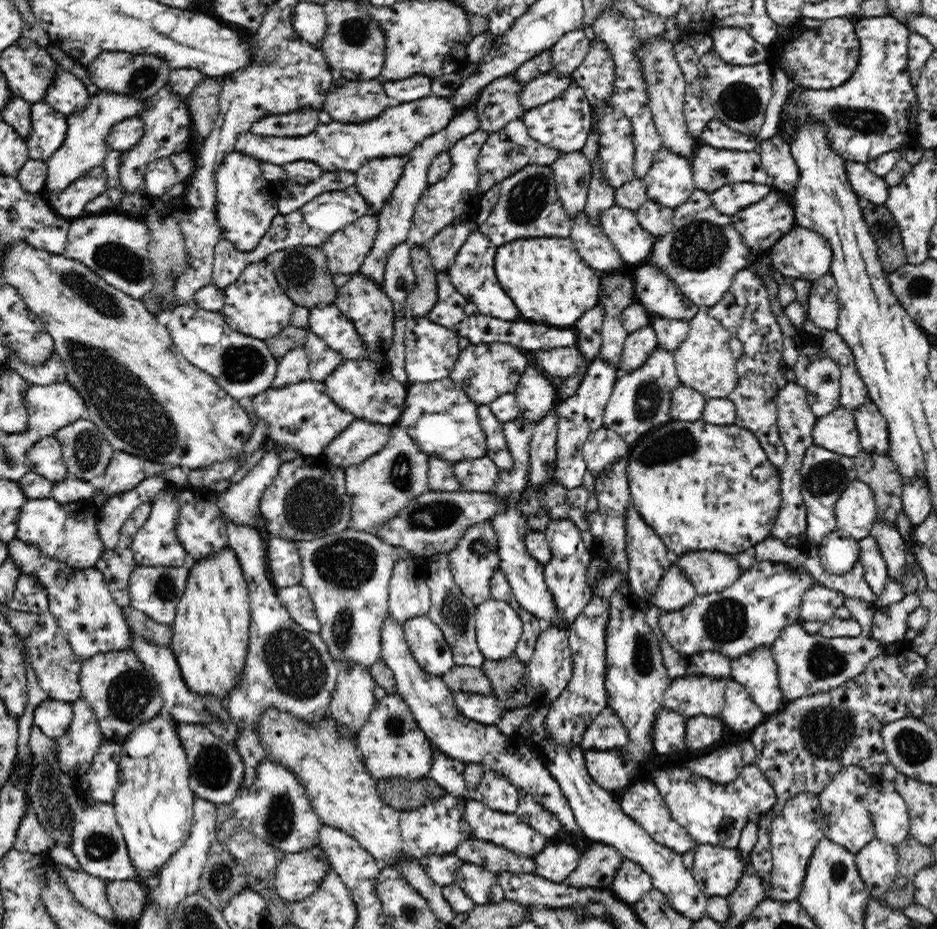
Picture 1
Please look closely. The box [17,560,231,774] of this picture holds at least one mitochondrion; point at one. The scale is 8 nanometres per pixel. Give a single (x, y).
(129, 695)

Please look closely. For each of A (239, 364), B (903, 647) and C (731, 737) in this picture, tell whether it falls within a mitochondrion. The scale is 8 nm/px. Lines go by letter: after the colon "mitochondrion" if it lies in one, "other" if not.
A: mitochondrion
B: other
C: other

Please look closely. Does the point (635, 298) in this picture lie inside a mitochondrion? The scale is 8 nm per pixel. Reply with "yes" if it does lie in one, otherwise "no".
no

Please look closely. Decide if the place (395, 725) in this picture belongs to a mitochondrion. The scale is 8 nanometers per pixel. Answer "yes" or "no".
yes

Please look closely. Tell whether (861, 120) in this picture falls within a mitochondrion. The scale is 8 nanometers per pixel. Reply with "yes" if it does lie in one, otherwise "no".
yes

